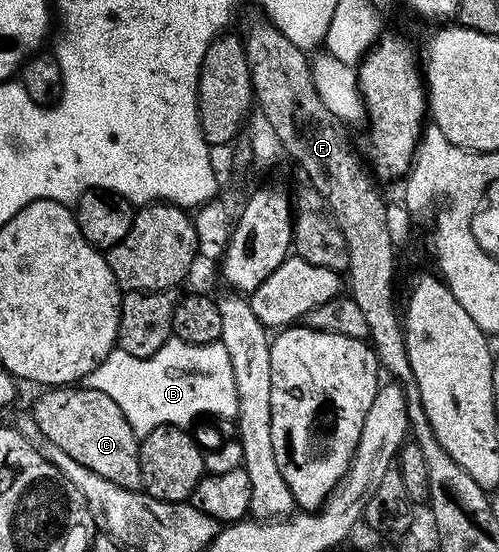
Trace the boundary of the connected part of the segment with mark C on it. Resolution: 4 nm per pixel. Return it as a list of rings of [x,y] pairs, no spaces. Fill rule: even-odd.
[[[52,386],[41,392],[44,393],[37,398],[36,405],[30,408],[30,415],[36,420],[41,437],[47,443],[58,446],[58,450],[70,454],[74,462],[86,466],[86,470],[94,470],[98,478],[106,478],[106,482],[114,482],[114,486],[133,490],[141,487],[140,440],[130,426],[128,416],[118,410],[118,402],[114,402],[114,398],[102,394],[102,390],[87,386]]]

